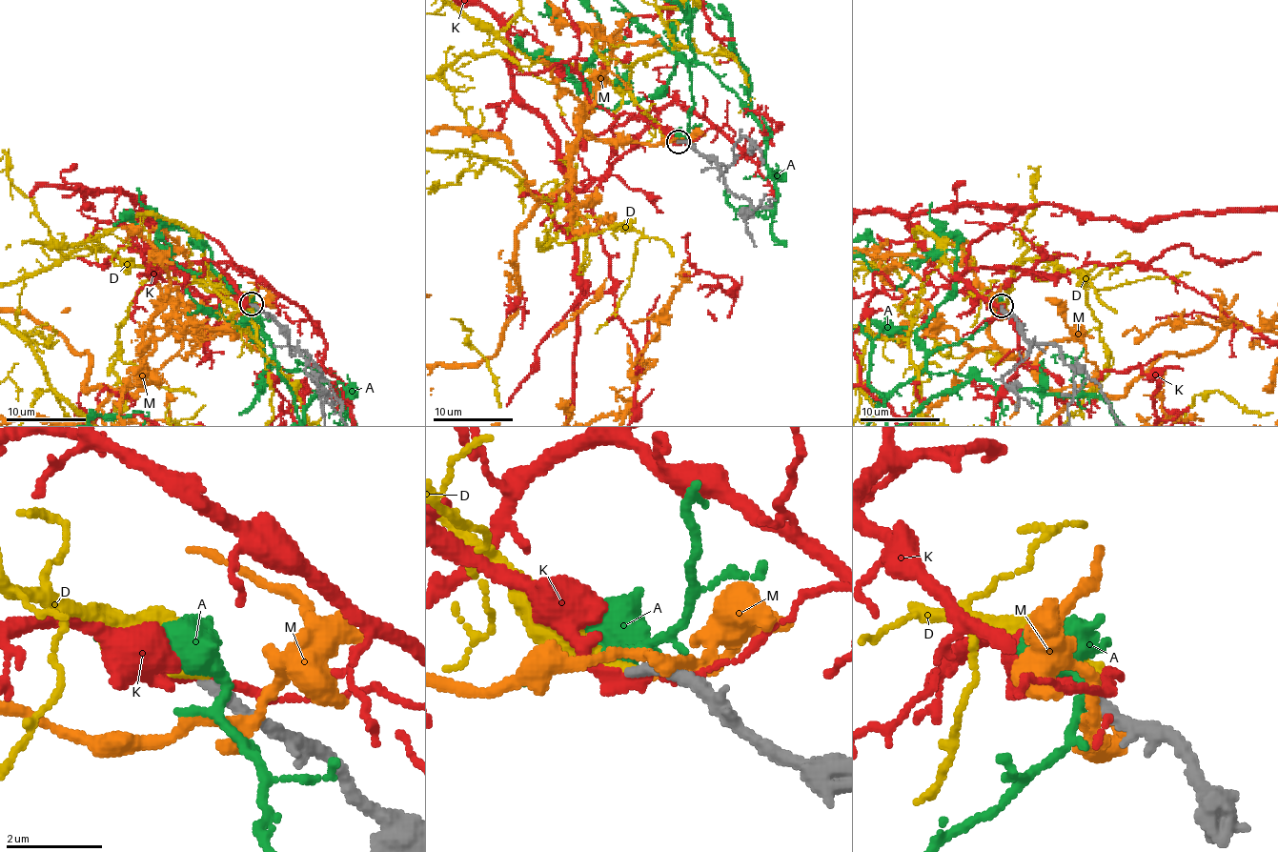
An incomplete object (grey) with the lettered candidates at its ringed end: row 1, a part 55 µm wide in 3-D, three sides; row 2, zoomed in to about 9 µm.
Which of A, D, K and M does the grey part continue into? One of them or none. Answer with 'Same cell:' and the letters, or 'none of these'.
Same cell: D

